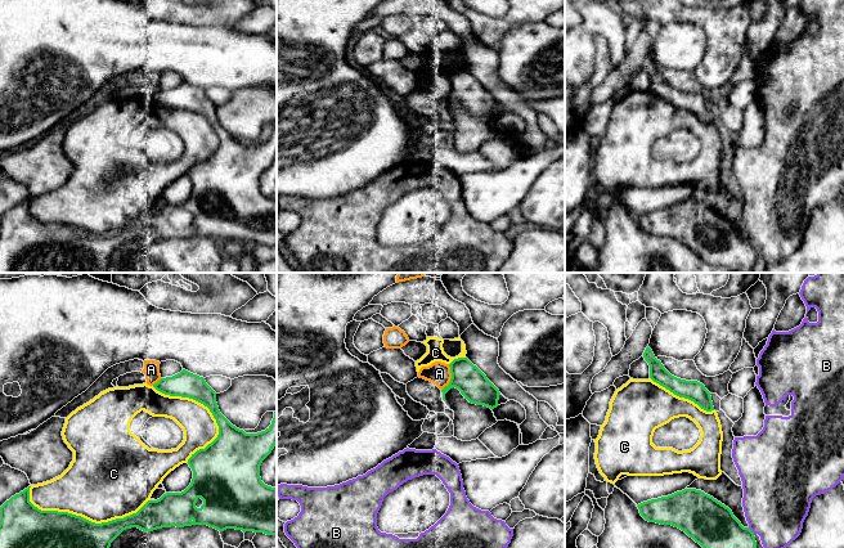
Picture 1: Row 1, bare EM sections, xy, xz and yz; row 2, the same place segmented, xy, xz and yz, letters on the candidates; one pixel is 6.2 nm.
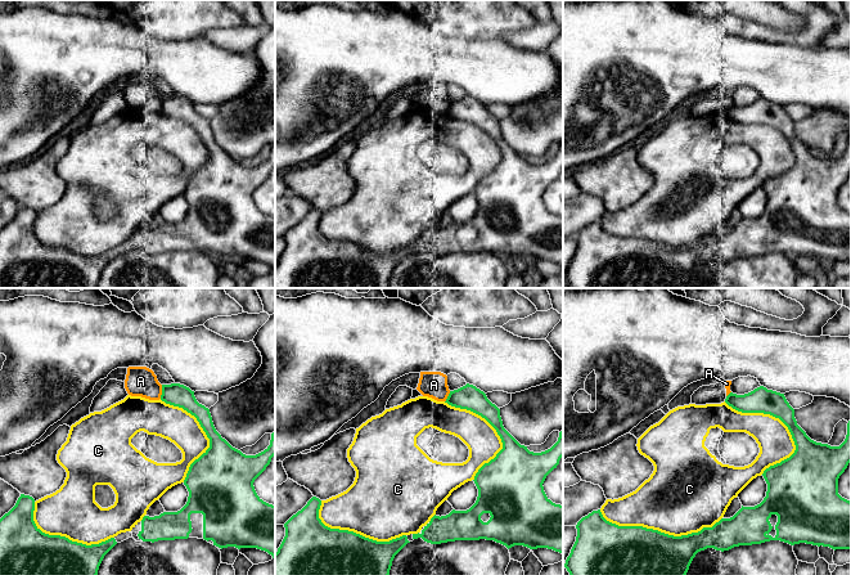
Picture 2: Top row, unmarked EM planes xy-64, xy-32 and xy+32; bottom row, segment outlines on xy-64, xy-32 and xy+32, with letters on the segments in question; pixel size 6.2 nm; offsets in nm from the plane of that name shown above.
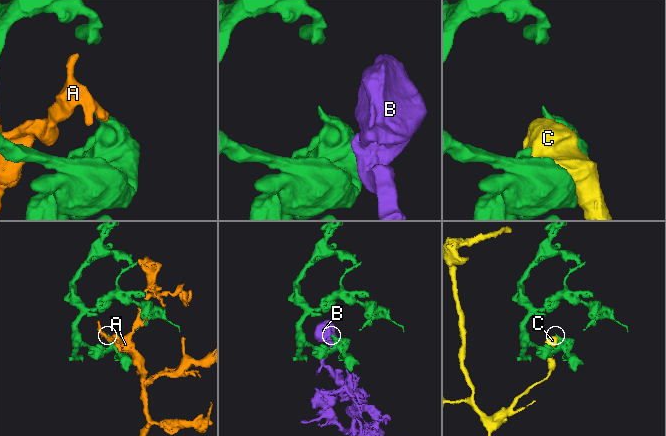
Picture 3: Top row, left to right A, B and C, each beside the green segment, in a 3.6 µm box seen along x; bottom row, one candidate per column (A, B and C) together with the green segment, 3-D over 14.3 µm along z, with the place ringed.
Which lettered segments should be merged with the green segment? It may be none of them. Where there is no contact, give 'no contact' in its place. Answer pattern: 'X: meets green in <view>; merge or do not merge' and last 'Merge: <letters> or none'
A: meets green in xz; do not merge
B: meets green in yz; do not merge
C: meets green in xy; do not merge
Merge: none

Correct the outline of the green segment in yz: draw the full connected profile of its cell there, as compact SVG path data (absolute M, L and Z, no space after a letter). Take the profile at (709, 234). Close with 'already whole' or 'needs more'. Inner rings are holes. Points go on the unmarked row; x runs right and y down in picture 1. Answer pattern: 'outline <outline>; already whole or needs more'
outline M684 201L643 214L637 219L646 233L678 239L709 264L723 266L733 273L753 273L754 270L757 261L754 244L744 239L728 219L701 202Z; already whole

